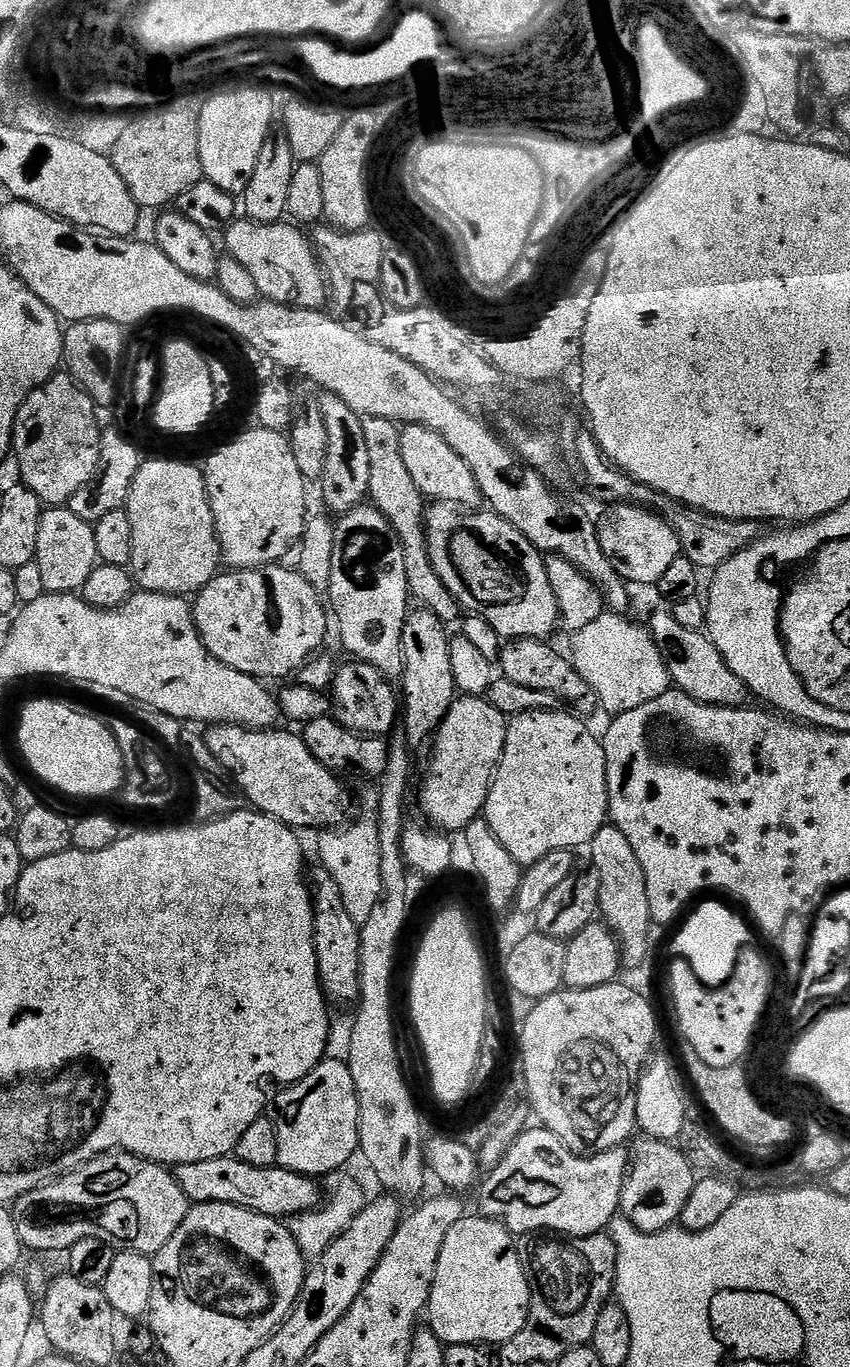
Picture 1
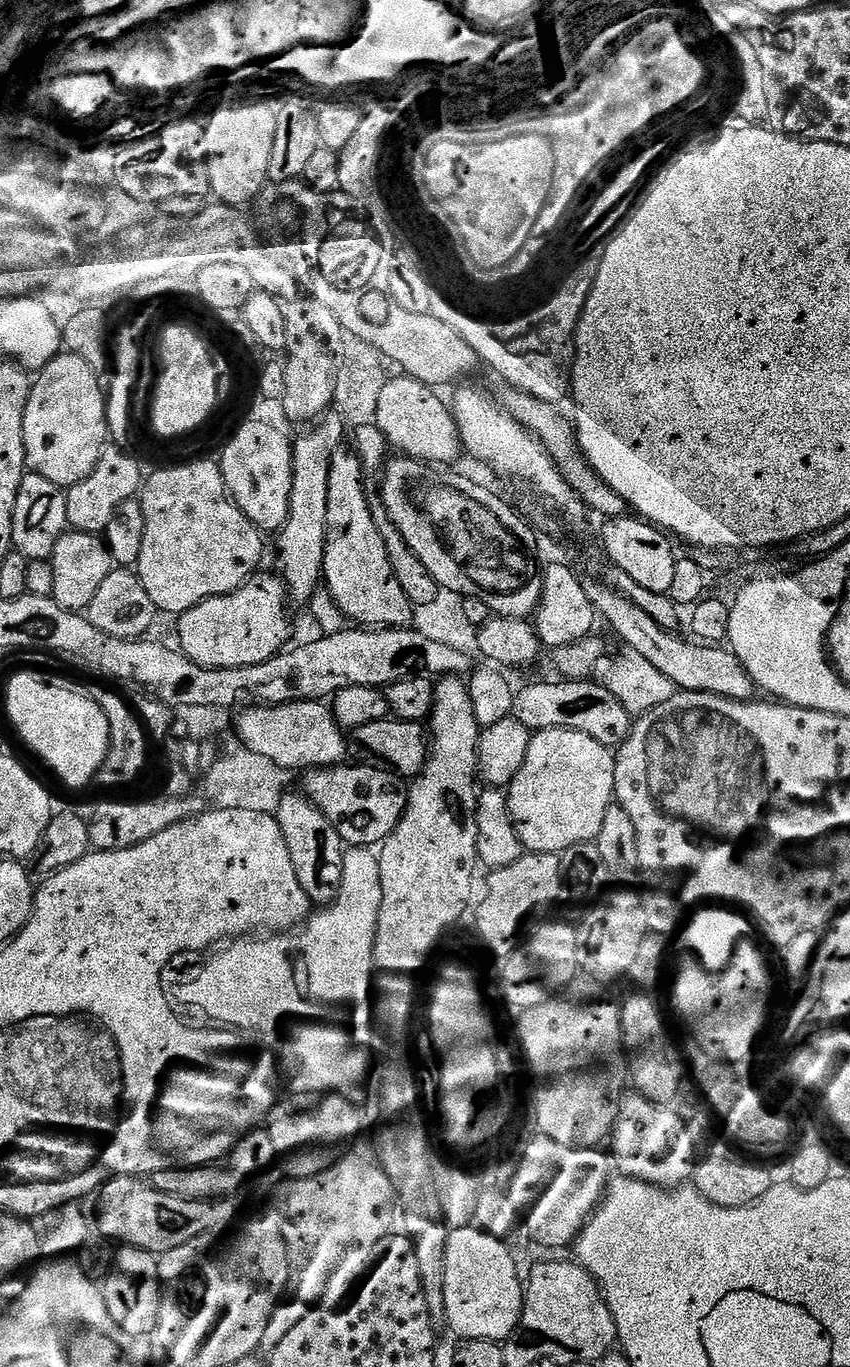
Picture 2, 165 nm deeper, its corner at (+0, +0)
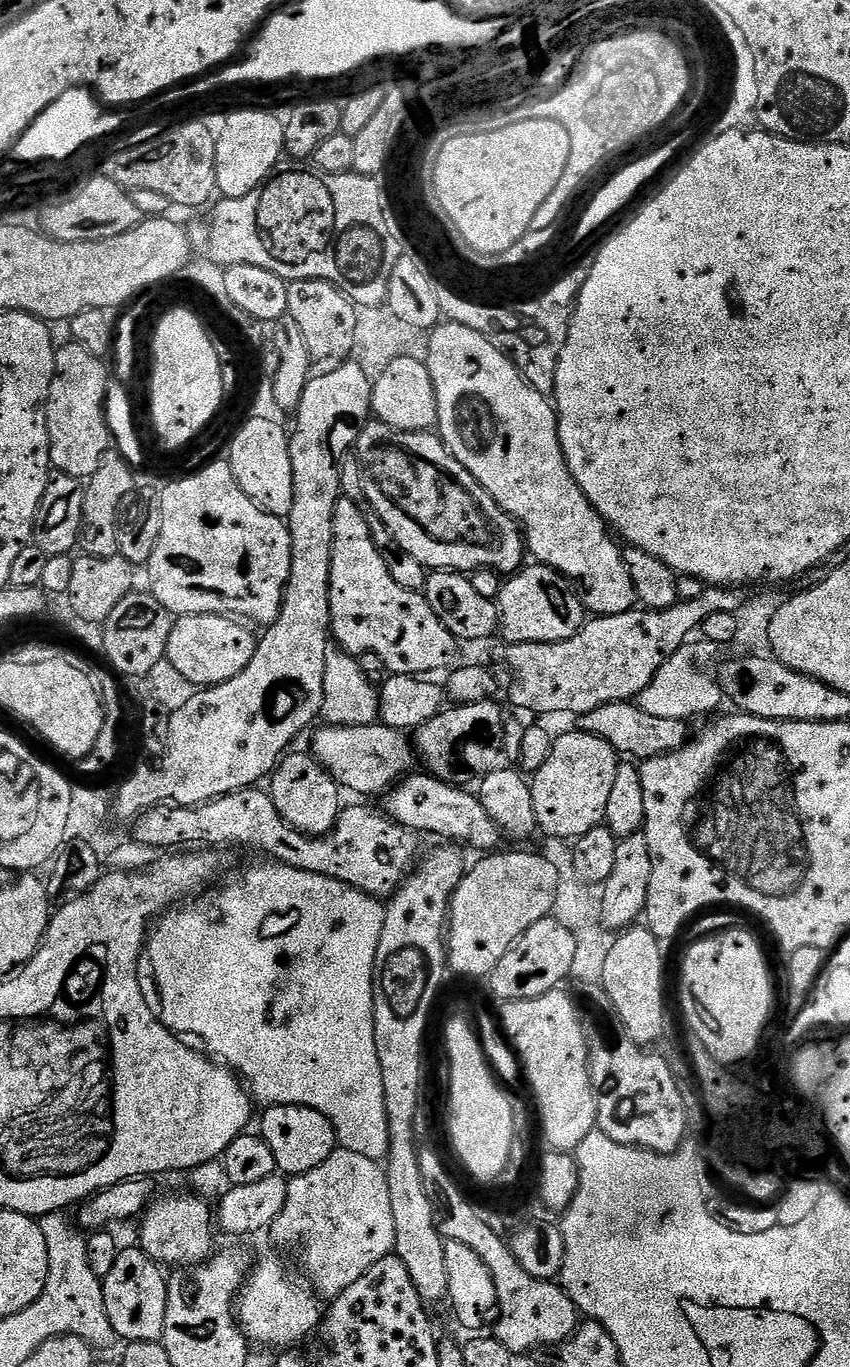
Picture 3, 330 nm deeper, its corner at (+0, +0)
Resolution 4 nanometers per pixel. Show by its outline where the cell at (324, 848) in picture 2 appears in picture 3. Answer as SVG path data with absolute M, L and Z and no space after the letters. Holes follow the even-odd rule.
M289 751L276 765L276 770L270 777L270 795L274 806L278 806L278 814L282 814L290 826L308 836L324 836L340 817L342 789L336 779L316 761L315 756L307 751L296 751Z

